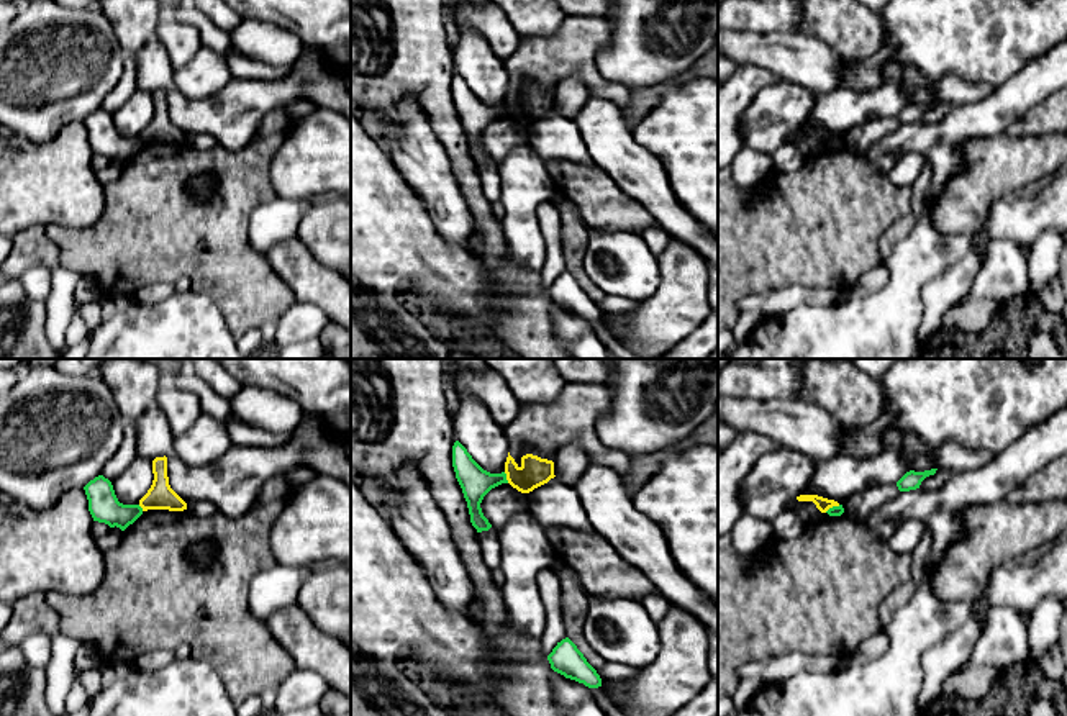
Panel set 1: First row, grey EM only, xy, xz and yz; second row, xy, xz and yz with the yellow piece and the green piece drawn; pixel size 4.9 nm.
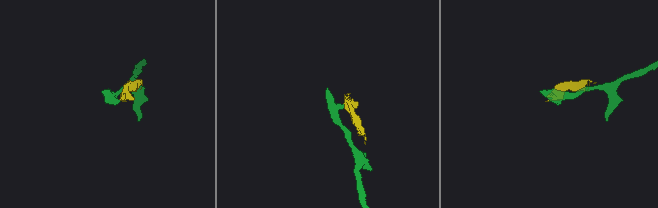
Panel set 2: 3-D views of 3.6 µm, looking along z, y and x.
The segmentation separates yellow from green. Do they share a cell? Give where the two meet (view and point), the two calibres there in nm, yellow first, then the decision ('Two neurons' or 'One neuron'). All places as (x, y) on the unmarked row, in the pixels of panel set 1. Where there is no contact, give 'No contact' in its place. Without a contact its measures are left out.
Touches yellow at xz (507, 110). Thickness 140 nm (yellow) against 150 nm. Two neurons

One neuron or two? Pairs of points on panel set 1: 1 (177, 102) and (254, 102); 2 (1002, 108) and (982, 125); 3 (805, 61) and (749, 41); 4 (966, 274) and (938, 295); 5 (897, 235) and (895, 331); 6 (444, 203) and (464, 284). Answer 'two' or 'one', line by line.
1: one
2: one
3: one
4: one
5: two
6: two

